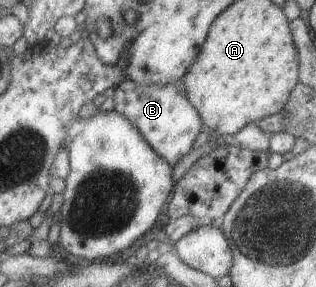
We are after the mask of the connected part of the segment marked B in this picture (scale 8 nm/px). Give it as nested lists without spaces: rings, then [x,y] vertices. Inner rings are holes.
[[[127,80],[115,89],[113,96],[115,110],[126,115],[138,127],[150,147],[154,147],[154,151],[162,155],[172,167],[192,151],[204,124],[198,109],[189,99],[184,83],[182,80],[168,85],[138,85],[136,81]]]

